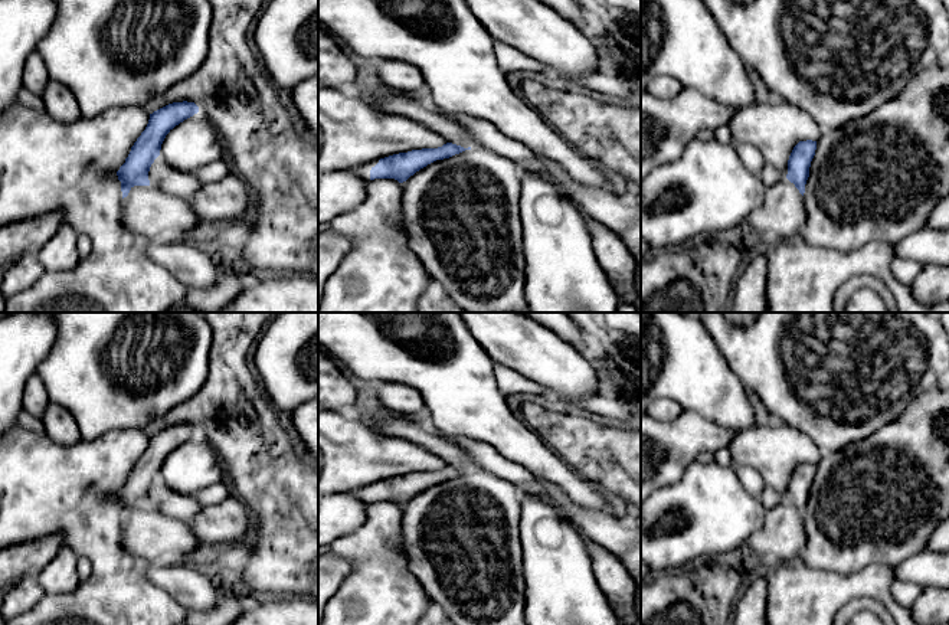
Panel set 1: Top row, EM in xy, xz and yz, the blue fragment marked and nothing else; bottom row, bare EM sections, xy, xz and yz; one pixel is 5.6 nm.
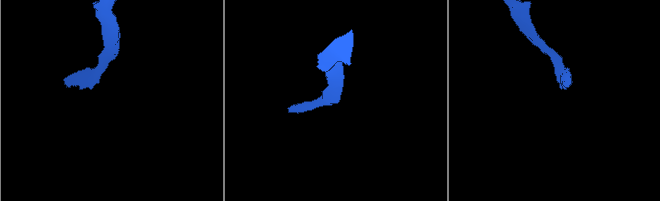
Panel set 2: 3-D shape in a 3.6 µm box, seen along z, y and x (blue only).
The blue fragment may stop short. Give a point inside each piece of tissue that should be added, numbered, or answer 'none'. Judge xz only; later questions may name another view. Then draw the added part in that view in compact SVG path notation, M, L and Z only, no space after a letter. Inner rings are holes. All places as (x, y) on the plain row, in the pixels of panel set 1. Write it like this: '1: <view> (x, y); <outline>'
1: xz (363, 494); M373 482L364 488L357 488L351 493L357 500L370 503L370 493L379 485L379 482Z

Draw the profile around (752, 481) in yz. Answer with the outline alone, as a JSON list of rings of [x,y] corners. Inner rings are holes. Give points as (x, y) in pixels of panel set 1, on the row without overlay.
[[[736,467],[736,472],[739,475],[740,482],[743,487],[755,497],[759,497],[763,490],[765,484],[762,477],[750,467]]]

